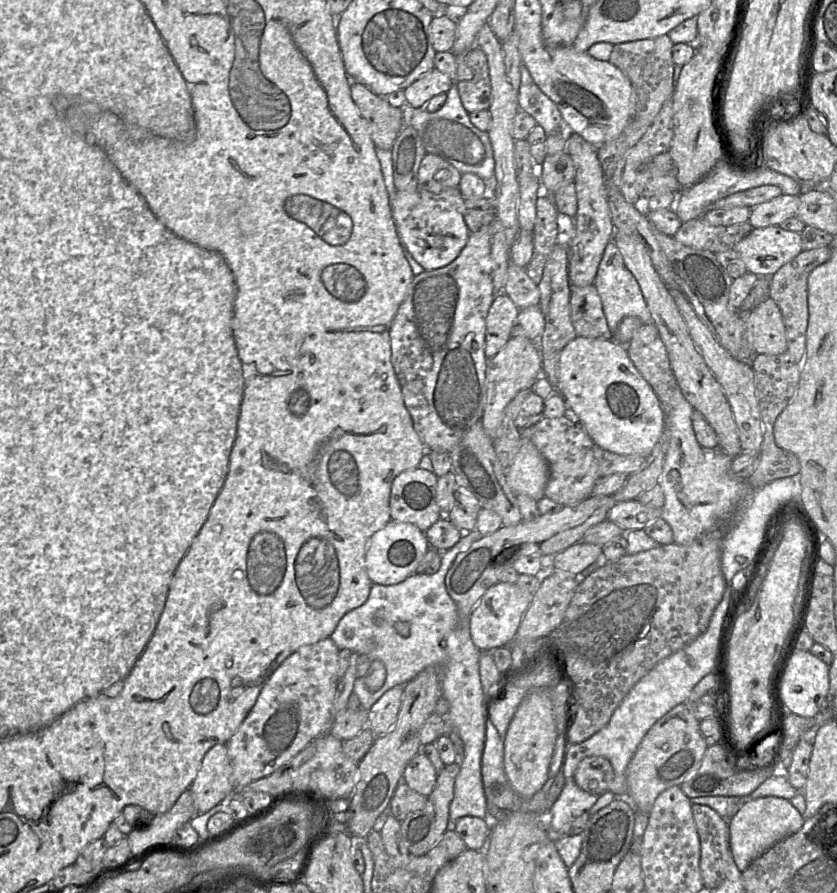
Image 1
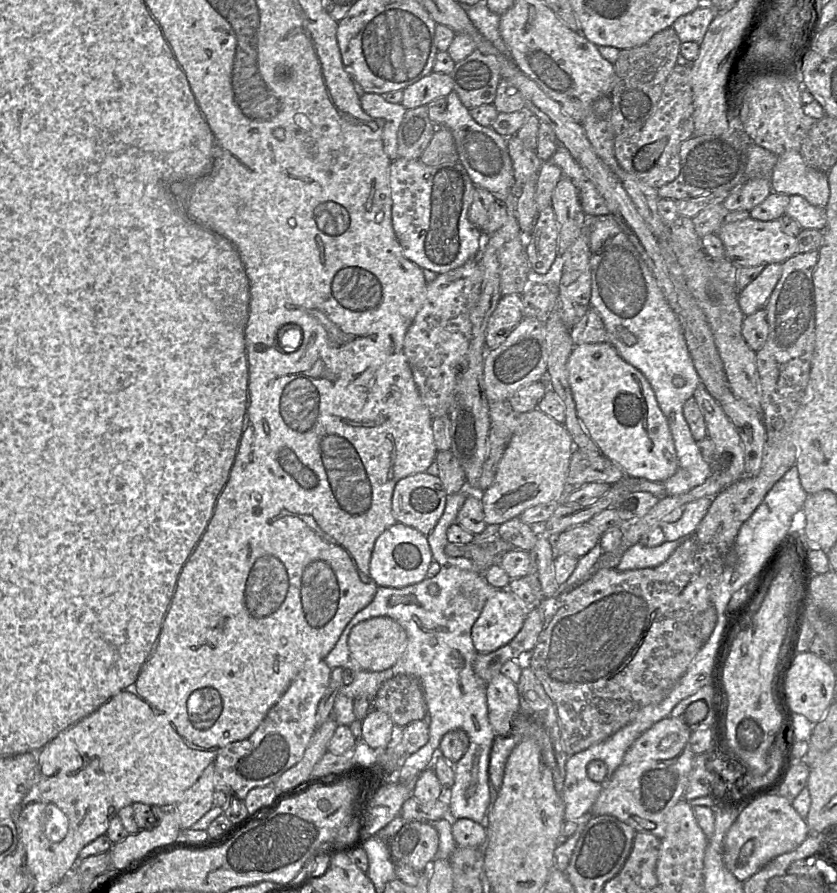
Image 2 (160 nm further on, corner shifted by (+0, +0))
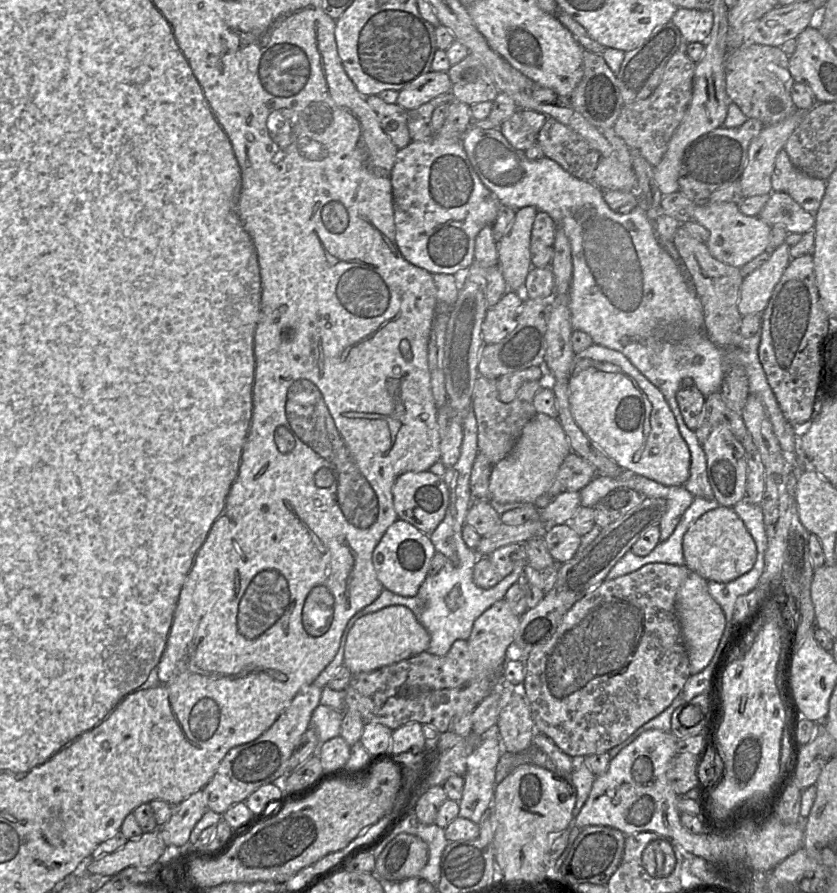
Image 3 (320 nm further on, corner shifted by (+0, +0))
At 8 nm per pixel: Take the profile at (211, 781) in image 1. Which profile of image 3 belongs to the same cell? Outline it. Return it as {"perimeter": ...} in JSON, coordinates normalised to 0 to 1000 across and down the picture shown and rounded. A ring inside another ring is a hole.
{"perimeter":[[[240,884],[207,904],[207,913],[197,923],[188,925],[186,929],[200,948],[217,948],[247,907],[246,891]]]}

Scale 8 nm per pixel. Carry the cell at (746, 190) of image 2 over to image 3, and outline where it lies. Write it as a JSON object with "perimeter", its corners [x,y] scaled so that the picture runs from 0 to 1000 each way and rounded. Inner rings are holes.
{"perimeter":[[[952,123],[938,134],[914,141],[896,160],[894,180],[883,199],[890,222],[903,218],[921,218],[922,195],[930,171],[952,143],[964,124]]]}

